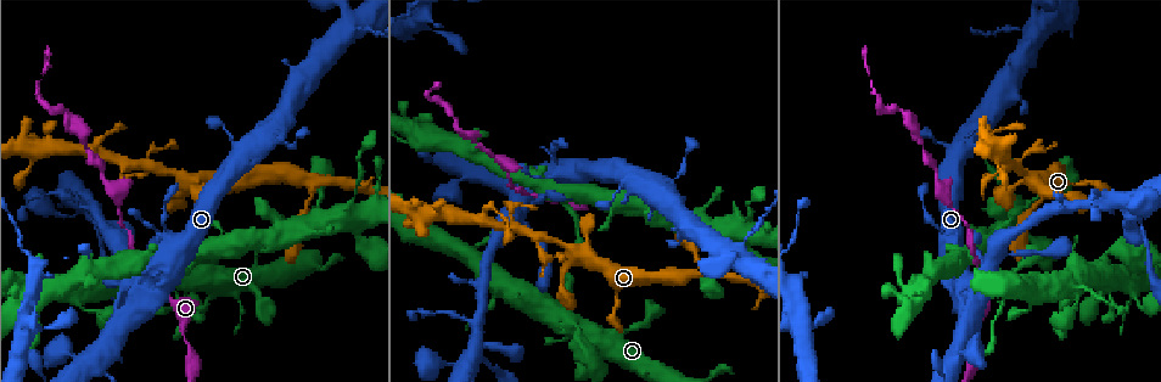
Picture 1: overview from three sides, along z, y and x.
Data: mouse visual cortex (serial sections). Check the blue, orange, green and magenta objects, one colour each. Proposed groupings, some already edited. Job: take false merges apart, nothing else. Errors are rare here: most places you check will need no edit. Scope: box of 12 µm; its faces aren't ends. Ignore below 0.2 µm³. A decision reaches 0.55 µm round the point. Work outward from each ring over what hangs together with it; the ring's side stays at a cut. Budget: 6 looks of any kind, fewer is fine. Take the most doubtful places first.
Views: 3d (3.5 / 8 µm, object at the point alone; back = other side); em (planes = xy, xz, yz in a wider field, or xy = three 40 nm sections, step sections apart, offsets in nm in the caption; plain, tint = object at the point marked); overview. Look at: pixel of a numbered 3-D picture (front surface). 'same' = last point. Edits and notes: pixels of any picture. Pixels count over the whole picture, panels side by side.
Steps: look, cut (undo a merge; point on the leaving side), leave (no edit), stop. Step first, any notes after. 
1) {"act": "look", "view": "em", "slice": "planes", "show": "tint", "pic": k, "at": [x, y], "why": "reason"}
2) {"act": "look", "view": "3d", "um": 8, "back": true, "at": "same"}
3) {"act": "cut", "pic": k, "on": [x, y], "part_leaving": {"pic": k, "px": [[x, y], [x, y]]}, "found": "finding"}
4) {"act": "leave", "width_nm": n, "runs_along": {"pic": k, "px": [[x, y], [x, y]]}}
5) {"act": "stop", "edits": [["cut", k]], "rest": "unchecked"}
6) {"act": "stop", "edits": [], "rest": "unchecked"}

{"act": "look", "view": "3d", "um": 3.5, "pic": 1, "at": [299, 174], "why": "three arms meet"}

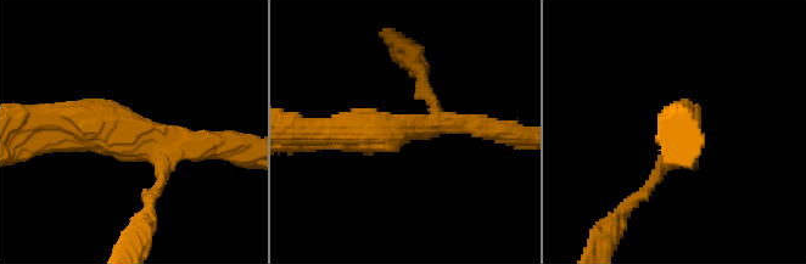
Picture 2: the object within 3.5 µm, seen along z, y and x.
{"act": "look", "view": "em", "slice": "xy", "step": 2, "show": "tint", "pic": 2, "at": [129, 132], "arms": 3, "arm_widths_nm": [200, 250, 400], "why": "shape alone is not enough"}

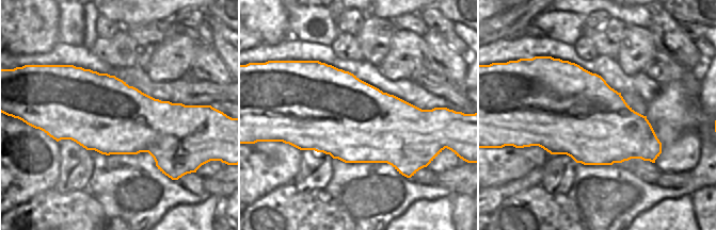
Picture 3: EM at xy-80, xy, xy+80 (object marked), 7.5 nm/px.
{"act": "look", "view": "em", "slice": "xy", "step": 3, "show": "tint", "at": "same", "why": "another direction"}

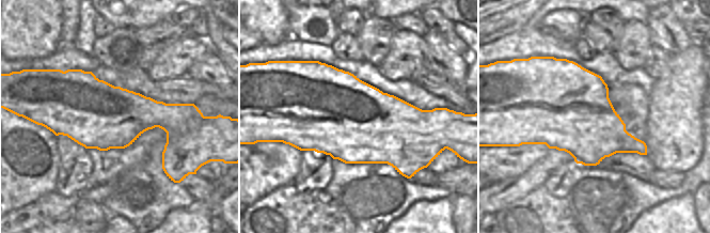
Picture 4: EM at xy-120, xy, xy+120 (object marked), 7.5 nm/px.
{"act": "leave", "runs_along": {"pic": 2, "px": [[50, 123], [151, 130], [211, 146]]}, "found": "one cell here"}

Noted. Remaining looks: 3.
{"act": "look", "view": "3d", "um": 3.5, "pic": 1, "at": [103, 172], "why": "sudden change in width"}

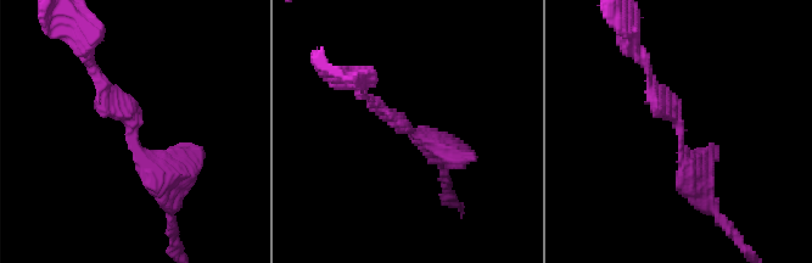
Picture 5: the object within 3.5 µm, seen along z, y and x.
{"act": "look", "view": "em", "slice": "planes", "show": "tint", "pic": 5, "at": [401, 130], "arm_widths_nm": [150, 350]}

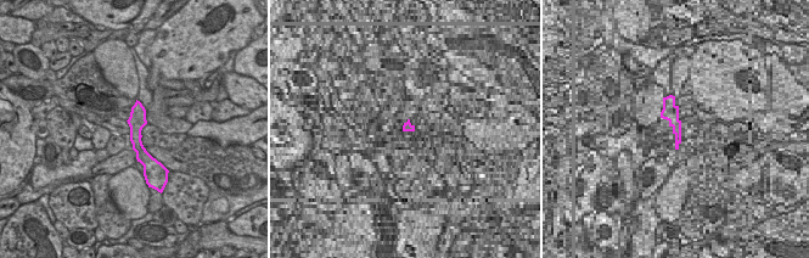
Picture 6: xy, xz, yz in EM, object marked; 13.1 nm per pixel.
{"act": "look", "view": "em", "slice": "xy", "step": 5, "show": "tint", "at": "same", "why": "cut it another way"}

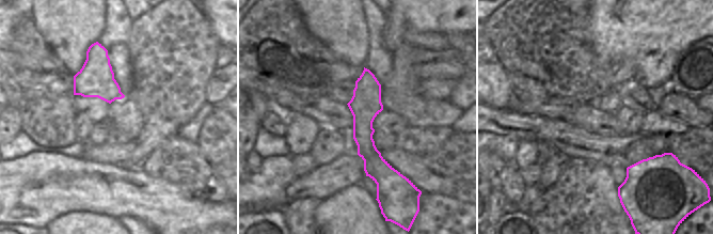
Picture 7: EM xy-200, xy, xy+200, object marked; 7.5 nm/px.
{"act": "leave", "runs_along": {"pic": 7, "px": [[366, 72], [365, 145], [382, 183]]}, "found": "all the same cell"}

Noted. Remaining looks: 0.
{"act": "stop", "edits": [], "rest": "unchecked"}

